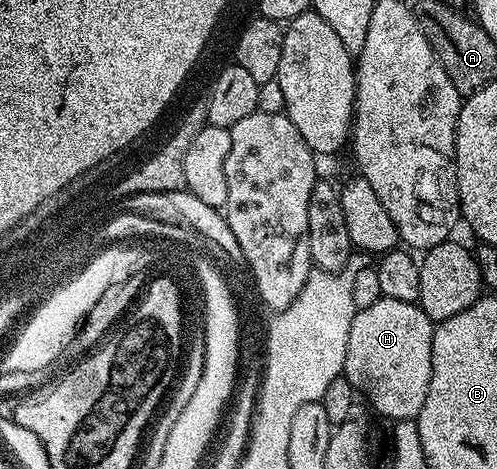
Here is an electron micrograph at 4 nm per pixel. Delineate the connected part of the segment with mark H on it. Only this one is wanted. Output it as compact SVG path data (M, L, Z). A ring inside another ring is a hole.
M393 298L379 299L368 309L356 312L349 331L343 372L347 380L358 394L367 397L372 407L381 415L398 420L416 420L425 396L428 393L429 381L432 377L432 333L435 324L431 318L420 309L419 305L411 302L397 301Z

